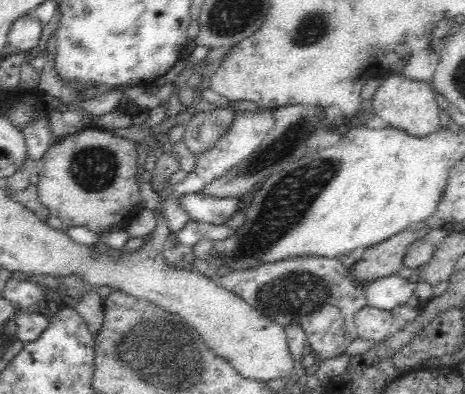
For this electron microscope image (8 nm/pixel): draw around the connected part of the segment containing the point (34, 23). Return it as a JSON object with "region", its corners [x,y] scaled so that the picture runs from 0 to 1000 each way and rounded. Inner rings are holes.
{"region":[[[69,33],[47,36],[22,61],[15,114],[26,114],[32,135],[65,127],[82,112],[92,69],[95,63]]]}

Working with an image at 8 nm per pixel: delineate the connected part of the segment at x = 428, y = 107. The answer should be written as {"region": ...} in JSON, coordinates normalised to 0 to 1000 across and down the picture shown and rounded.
{"region":[[[865,190],[830,193],[798,249],[800,294],[815,294],[834,322],[860,327],[882,345],[920,345],[944,327],[946,282],[933,236],[927,208],[882,203]]]}

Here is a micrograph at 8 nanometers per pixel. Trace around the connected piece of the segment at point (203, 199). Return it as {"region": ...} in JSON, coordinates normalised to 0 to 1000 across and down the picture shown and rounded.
{"region":[[[434,487],[387,495],[385,515],[413,561],[447,569],[484,569],[499,543],[520,530],[520,508],[512,500],[469,503]]]}

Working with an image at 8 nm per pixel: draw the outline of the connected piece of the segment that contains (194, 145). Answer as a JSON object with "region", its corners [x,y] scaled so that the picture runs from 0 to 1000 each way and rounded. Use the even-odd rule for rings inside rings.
{"region":[[[465,272],[462,279],[443,284],[443,289],[439,284],[417,289],[409,297],[406,307],[413,310],[409,320],[434,330],[434,335],[426,335],[426,345],[434,345],[434,350],[394,350],[394,358],[413,388],[430,391],[439,381],[452,381],[469,360],[469,350],[495,325],[503,289],[508,282],[499,282],[490,272]],[[430,310],[443,310],[443,325],[430,325],[434,320]]]}

